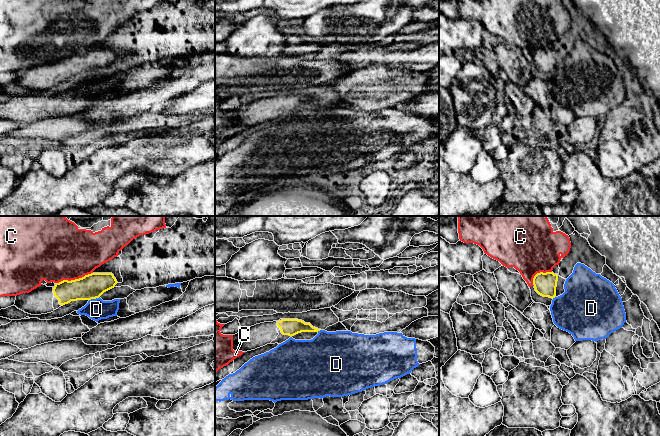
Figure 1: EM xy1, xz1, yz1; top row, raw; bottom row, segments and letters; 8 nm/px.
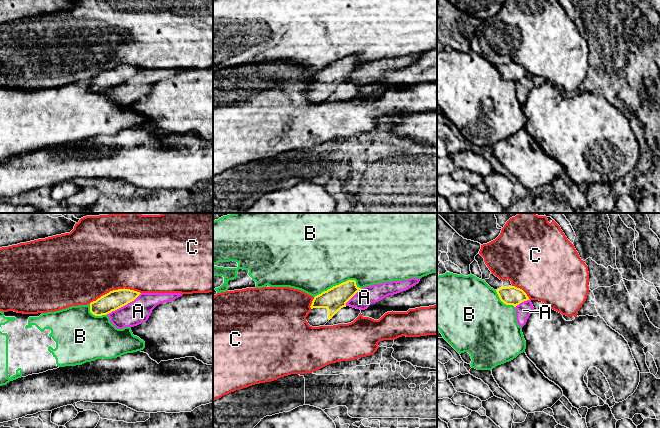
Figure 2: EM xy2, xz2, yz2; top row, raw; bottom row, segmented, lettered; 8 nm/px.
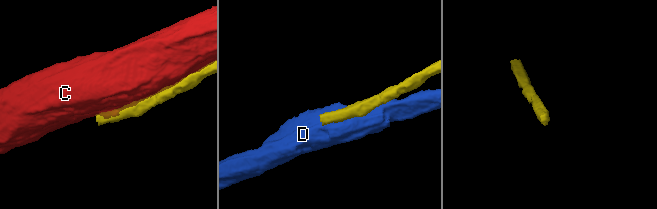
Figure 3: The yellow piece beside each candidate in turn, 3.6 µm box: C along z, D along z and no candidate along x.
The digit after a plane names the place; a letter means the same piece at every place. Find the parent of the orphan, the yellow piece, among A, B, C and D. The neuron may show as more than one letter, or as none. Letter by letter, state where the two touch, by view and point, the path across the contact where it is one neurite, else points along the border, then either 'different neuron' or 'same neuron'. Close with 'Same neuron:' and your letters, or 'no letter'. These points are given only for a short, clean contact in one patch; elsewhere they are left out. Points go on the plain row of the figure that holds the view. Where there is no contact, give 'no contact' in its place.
A: xy2 (123, 81) | different neuron
B: xz2 (339, 60) | different neuron
C: xy2 (114, 66) | different neuron
D: xy1 (94, 74) | different neuron
Same neuron: no letter

